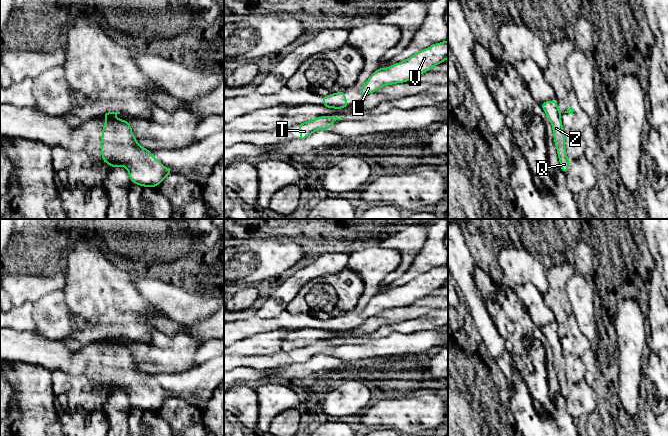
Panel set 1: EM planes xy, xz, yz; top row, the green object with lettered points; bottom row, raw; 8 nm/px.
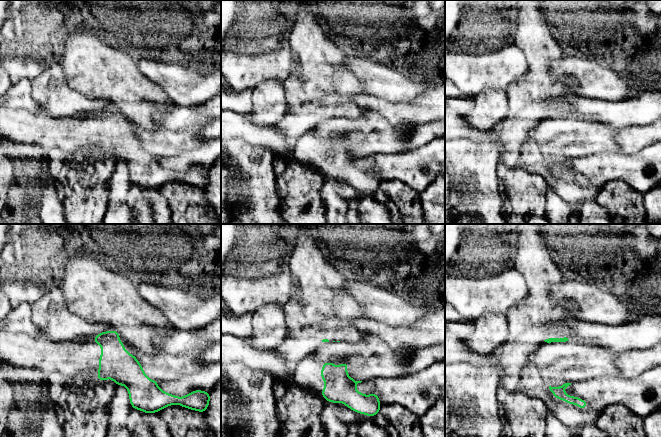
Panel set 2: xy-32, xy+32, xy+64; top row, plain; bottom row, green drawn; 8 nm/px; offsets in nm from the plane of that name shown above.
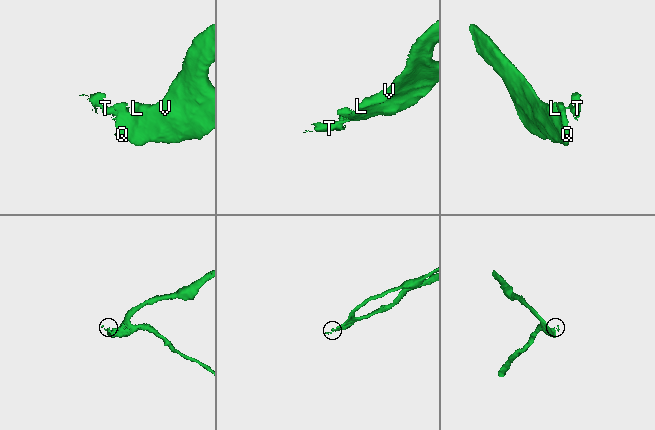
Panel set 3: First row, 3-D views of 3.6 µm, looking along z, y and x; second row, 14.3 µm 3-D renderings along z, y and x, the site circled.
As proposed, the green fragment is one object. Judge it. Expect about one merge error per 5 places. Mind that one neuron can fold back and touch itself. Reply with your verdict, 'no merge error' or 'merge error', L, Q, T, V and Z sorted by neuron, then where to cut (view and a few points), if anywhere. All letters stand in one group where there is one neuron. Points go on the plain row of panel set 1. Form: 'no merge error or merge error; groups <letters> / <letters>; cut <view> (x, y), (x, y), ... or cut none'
merge error; groups L Q V Z / T; cut xy (113, 336), (119, 337)

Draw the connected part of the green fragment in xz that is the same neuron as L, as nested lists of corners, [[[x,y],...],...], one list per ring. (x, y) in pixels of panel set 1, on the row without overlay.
[[[448,264],[422,273],[388,292],[378,292],[359,313],[364,321],[386,309],[404,307],[431,294],[448,282]]]

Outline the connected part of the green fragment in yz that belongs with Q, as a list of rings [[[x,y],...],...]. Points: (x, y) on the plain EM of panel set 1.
[[[548,324],[541,327],[541,332],[544,334],[547,342],[552,348],[554,367],[557,373],[558,382],[560,385],[560,393],[564,398],[569,394],[569,385],[565,371],[565,359],[561,345],[561,336],[558,333],[558,326]]]

